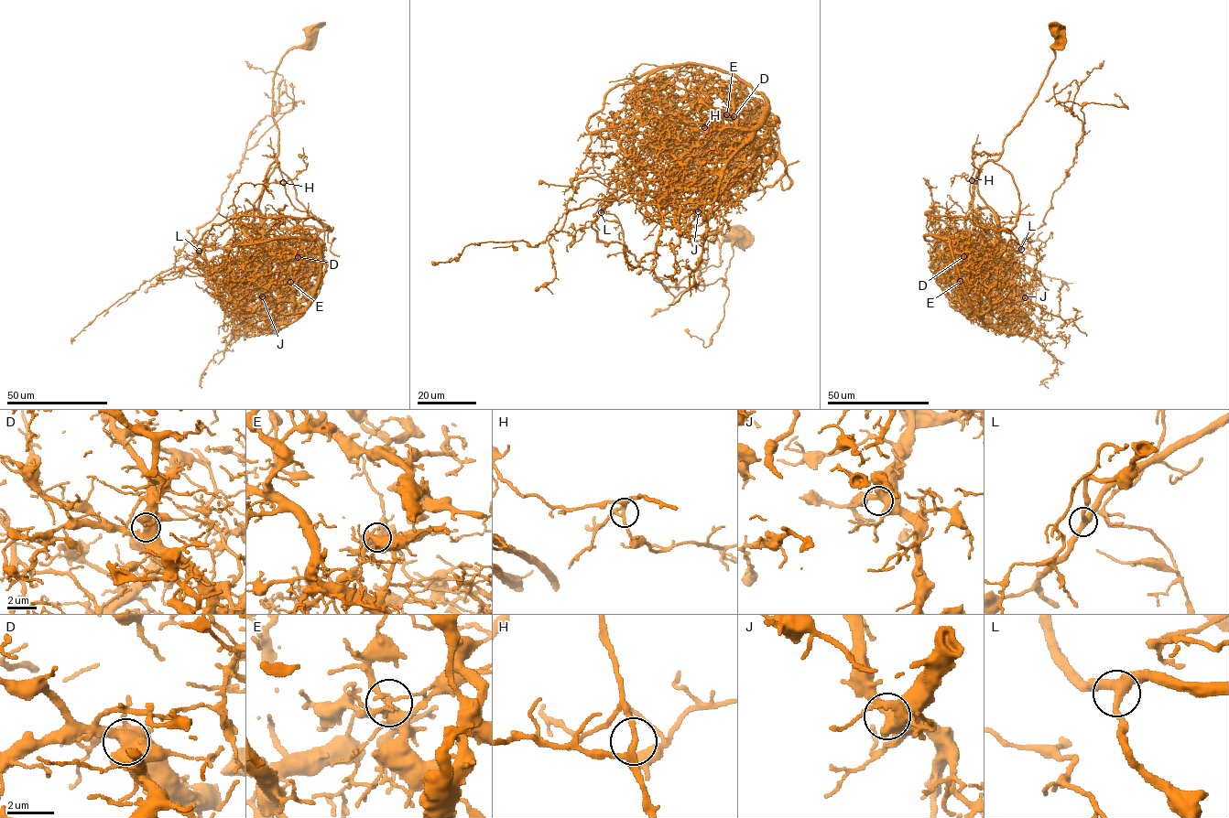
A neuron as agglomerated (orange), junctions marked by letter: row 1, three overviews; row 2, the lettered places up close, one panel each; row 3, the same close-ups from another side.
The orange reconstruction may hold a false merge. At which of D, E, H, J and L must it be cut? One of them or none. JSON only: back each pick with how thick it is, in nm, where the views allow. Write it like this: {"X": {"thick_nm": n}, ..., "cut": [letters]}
{"E": {"thick_nm": 160}, "cut": ["E"]}

